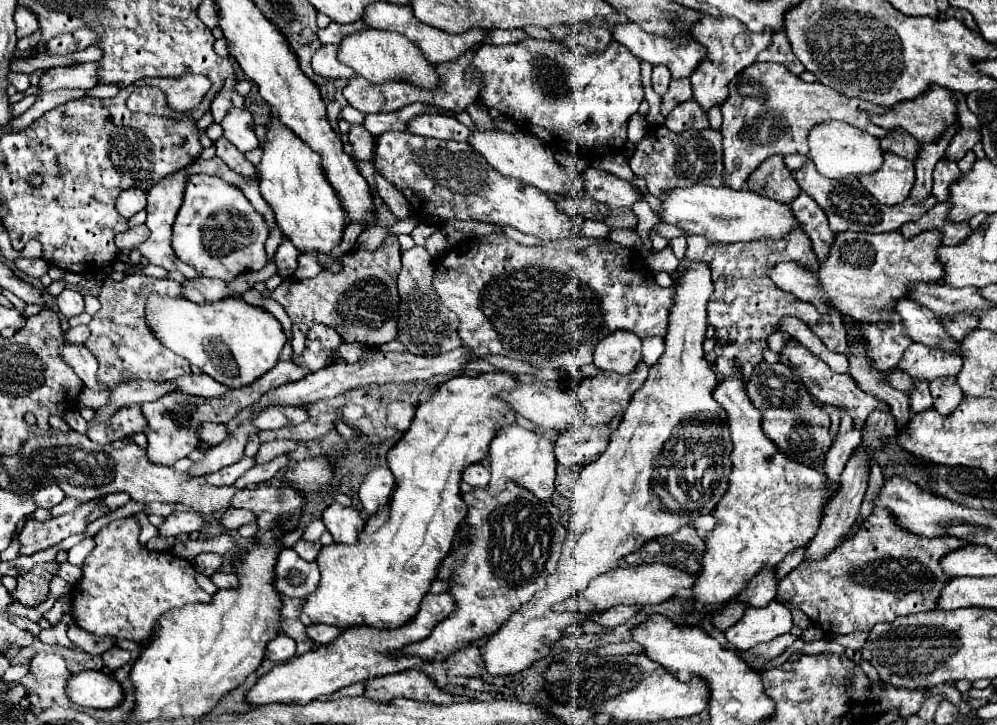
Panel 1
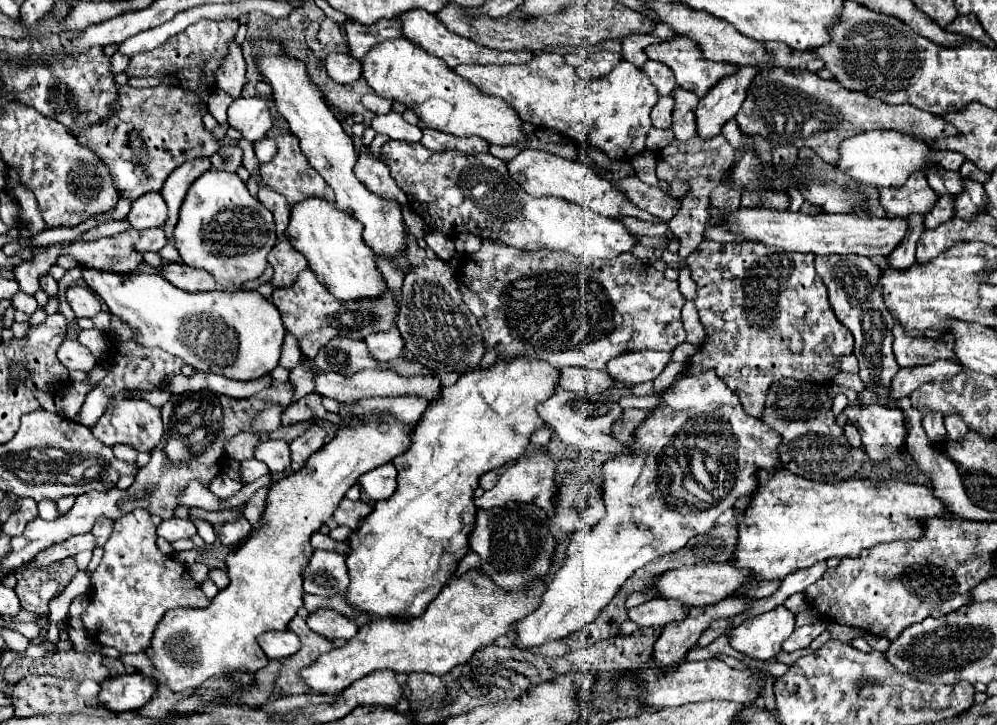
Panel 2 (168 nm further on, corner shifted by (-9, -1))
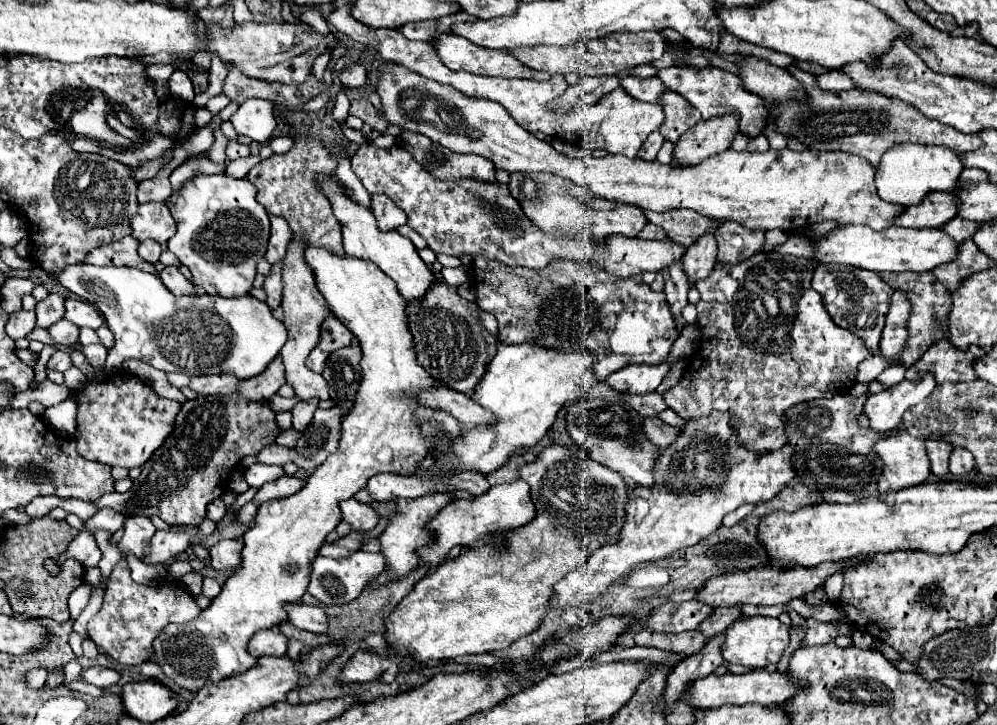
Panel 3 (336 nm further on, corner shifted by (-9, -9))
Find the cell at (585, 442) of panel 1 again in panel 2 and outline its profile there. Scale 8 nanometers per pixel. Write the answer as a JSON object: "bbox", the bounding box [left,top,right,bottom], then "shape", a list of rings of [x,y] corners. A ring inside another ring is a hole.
{"bbox":[611,409,649,445],"shape":[[[627,409],[627,411],[623,411],[623,415],[611,427],[613,437],[617,441],[621,439],[621,443],[629,445],[631,443],[631,435],[633,435],[637,423],[641,423],[641,419],[645,417],[645,413],[649,413],[649,411],[645,411],[645,409]]]}

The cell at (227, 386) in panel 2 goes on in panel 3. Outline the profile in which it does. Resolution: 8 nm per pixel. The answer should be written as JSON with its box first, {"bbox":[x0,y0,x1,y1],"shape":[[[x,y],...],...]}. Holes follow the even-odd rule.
{"bbox":[239,355,285,401],"shape":[[[277,355],[277,359],[273,359],[273,363],[269,363],[269,367],[253,377],[253,379],[245,379],[239,383],[239,393],[249,397],[249,399],[257,399],[257,401],[267,401],[271,395],[277,393],[277,389],[285,383],[285,367],[281,357]]]}

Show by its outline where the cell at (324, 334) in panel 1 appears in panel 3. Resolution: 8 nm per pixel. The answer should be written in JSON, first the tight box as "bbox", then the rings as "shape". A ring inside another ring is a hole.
{"bbox":[323,345,361,403],"shape":[[[357,345],[343,347],[329,355],[323,377],[329,387],[333,403],[353,401],[361,383],[361,349]]]}

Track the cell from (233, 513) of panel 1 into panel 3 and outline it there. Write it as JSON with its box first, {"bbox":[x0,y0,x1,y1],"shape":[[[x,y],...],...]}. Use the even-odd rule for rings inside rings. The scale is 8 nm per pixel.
{"bbox":[211,539,243,571],"shape":[[[233,539],[233,541],[219,541],[217,545],[213,545],[211,551],[211,561],[213,561],[213,569],[217,571],[235,571],[241,567],[241,549],[243,549],[243,541],[241,539]]]}

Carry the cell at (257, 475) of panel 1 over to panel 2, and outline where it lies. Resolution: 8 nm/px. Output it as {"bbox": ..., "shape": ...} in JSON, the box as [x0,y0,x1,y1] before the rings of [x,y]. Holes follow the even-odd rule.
{"bbox":[289,425,325,471],"shape":[[[313,425],[289,445],[291,447],[291,469],[293,471],[299,471],[305,465],[305,461],[323,447],[323,437],[325,437],[325,431],[319,425]]]}

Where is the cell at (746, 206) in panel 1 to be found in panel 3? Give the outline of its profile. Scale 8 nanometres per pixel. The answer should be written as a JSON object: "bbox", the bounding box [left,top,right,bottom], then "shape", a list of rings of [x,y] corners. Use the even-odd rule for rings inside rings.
{"bbox":[815,225,959,273],"shape":[[[853,225],[853,227],[841,227],[831,231],[827,237],[815,241],[815,253],[819,263],[843,263],[853,265],[859,269],[869,269],[875,273],[883,271],[915,271],[925,273],[939,265],[951,263],[959,255],[959,245],[955,239],[951,239],[945,231],[913,231],[905,227],[889,227],[885,231],[873,231],[865,225]]]}

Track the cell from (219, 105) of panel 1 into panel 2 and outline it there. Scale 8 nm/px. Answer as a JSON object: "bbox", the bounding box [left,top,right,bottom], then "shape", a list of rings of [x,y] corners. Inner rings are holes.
{"bbox":[217,43,245,99],"shape":[[[231,43],[225,63],[221,65],[221,71],[217,71],[217,87],[227,95],[231,95],[233,99],[237,99],[243,93],[243,85],[245,85],[245,59],[241,55],[241,47],[237,43]]]}

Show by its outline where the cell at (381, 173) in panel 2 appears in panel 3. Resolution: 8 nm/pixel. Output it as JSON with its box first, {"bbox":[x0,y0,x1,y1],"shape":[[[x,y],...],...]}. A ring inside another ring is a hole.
{"bbox":[371,195,407,231],"shape":[[[373,195],[373,203],[371,203],[371,211],[377,219],[377,227],[381,231],[393,231],[401,225],[407,223],[407,215],[405,211],[401,211],[389,197],[385,195]]]}

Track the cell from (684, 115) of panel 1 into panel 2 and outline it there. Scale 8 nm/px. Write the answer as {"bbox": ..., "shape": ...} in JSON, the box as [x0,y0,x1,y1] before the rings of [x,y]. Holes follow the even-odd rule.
{"bbox":[671,91,699,141],"shape":[[[673,91],[675,97],[675,109],[673,109],[673,125],[671,131],[675,133],[675,139],[687,141],[697,135],[697,123],[695,123],[695,107],[699,97],[691,91]]]}

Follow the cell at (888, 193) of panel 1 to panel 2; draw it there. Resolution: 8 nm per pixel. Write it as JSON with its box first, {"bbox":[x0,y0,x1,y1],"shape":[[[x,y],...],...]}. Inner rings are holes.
{"bbox":[879,171,937,217],"shape":[[[915,171],[901,187],[879,187],[881,207],[895,217],[927,213],[935,201],[937,193],[929,187],[923,171]]]}

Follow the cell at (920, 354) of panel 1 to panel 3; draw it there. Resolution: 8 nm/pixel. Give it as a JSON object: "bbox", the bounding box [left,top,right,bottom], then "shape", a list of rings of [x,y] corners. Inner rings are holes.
{"bbox":[863,375,933,431],"shape":[[[925,375],[925,379],[919,383],[901,381],[899,385],[883,393],[869,395],[869,399],[863,405],[863,413],[867,415],[871,429],[891,431],[901,423],[901,417],[907,411],[907,407],[913,407],[919,401],[923,401],[927,395],[931,395],[933,389],[933,375]]]}

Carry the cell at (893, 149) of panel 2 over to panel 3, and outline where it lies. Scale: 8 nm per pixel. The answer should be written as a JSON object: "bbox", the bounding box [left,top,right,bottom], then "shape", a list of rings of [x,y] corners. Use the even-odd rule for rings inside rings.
{"bbox":[877,143,963,207],"shape":[[[901,143],[891,147],[877,167],[877,193],[881,199],[889,203],[897,203],[903,207],[911,207],[921,203],[921,199],[933,191],[949,191],[953,193],[957,187],[959,173],[963,171],[963,163],[953,151],[945,147],[929,147],[929,145],[913,145]]]}

